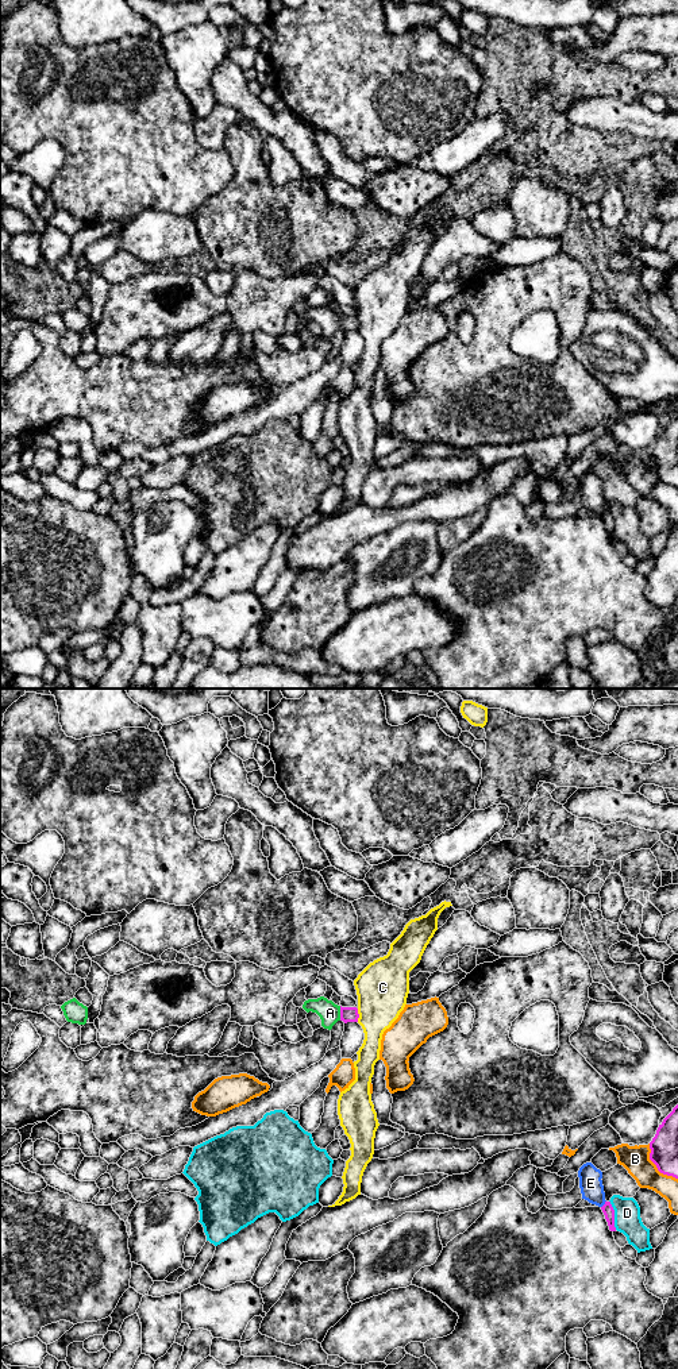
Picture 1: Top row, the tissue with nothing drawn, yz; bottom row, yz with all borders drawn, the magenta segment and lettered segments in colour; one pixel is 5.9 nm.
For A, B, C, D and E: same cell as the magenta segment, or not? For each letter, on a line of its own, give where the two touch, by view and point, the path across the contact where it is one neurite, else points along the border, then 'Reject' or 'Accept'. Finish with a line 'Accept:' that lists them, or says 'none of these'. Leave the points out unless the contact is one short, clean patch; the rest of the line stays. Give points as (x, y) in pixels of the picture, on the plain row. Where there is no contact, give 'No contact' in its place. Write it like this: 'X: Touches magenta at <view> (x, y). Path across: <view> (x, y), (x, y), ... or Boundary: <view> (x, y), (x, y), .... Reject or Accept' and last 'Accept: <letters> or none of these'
A: Touches magenta at yz (341, 321). Path across: yz (347, 323), (341, 321), (330, 321). Accept
B: Touches magenta at yz (657, 475). Reject
C: Touches magenta at yz (358, 324). Boundary: yz (357, 317), (358, 330). Reject
D: Touches magenta at yz (613, 524). Reject
E: Touches magenta at yz (604, 513). Reject
Accept: A

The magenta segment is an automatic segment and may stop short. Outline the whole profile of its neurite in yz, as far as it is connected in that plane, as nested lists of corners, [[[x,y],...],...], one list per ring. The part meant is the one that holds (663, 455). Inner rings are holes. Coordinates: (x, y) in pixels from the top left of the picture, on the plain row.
[[[678,413],[659,433],[650,458],[650,468],[658,479],[678,487]]]

